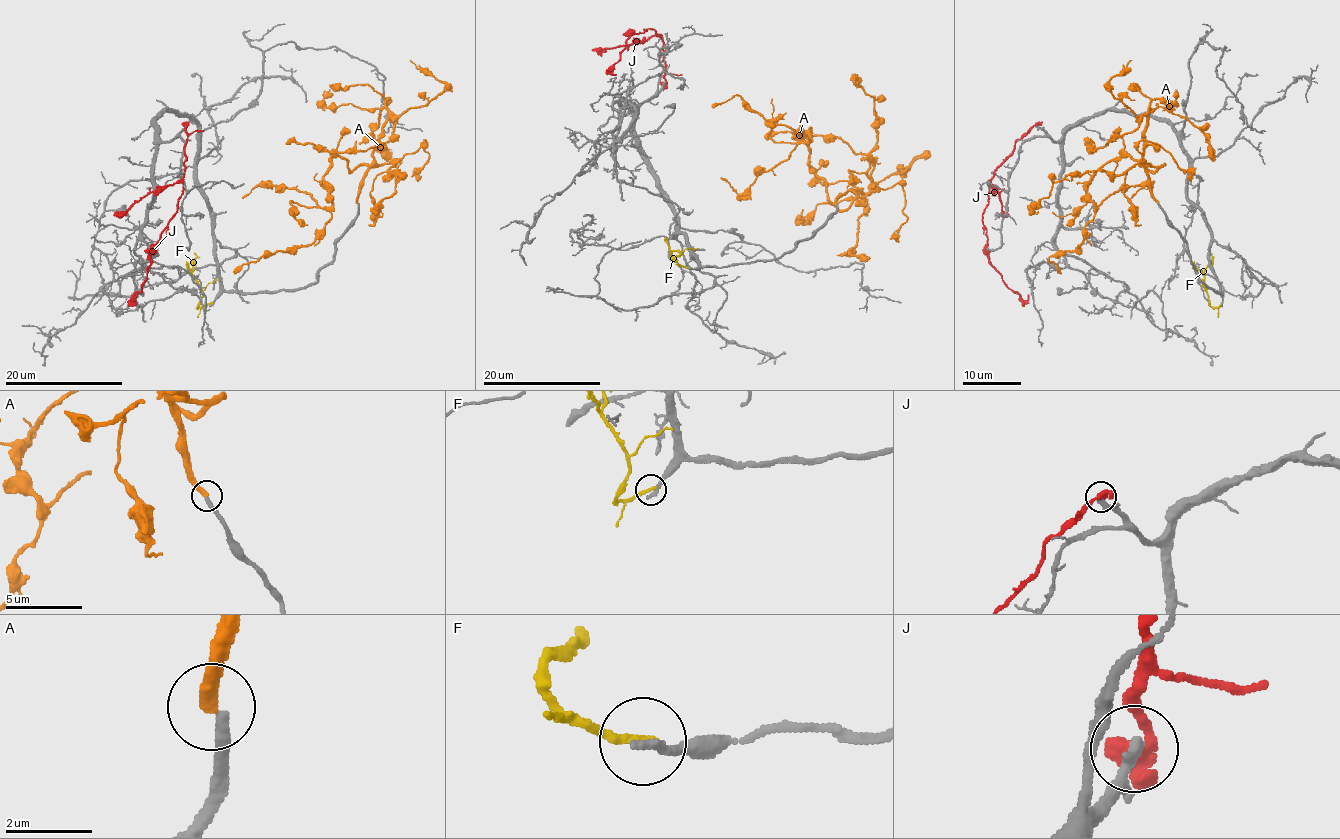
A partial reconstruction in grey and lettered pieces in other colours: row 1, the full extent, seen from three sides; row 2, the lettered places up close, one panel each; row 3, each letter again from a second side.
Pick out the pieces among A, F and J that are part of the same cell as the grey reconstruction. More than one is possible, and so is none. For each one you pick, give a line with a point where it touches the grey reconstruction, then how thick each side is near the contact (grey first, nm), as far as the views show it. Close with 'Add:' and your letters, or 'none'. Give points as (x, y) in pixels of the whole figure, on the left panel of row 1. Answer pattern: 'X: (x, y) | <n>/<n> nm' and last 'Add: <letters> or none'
Add: none

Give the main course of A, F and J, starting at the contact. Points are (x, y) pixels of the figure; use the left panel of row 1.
A: (356, 203), (362, 176), (377, 166), (349, 170), (337, 156), (324, 176), (331, 219), (318, 236), (233, 272)
F: (211, 303), (198, 306), (202, 289), (192, 273), (195, 253)
J: (186, 125), (183, 194), (175, 214), (161, 235), (146, 281), (137, 294)

